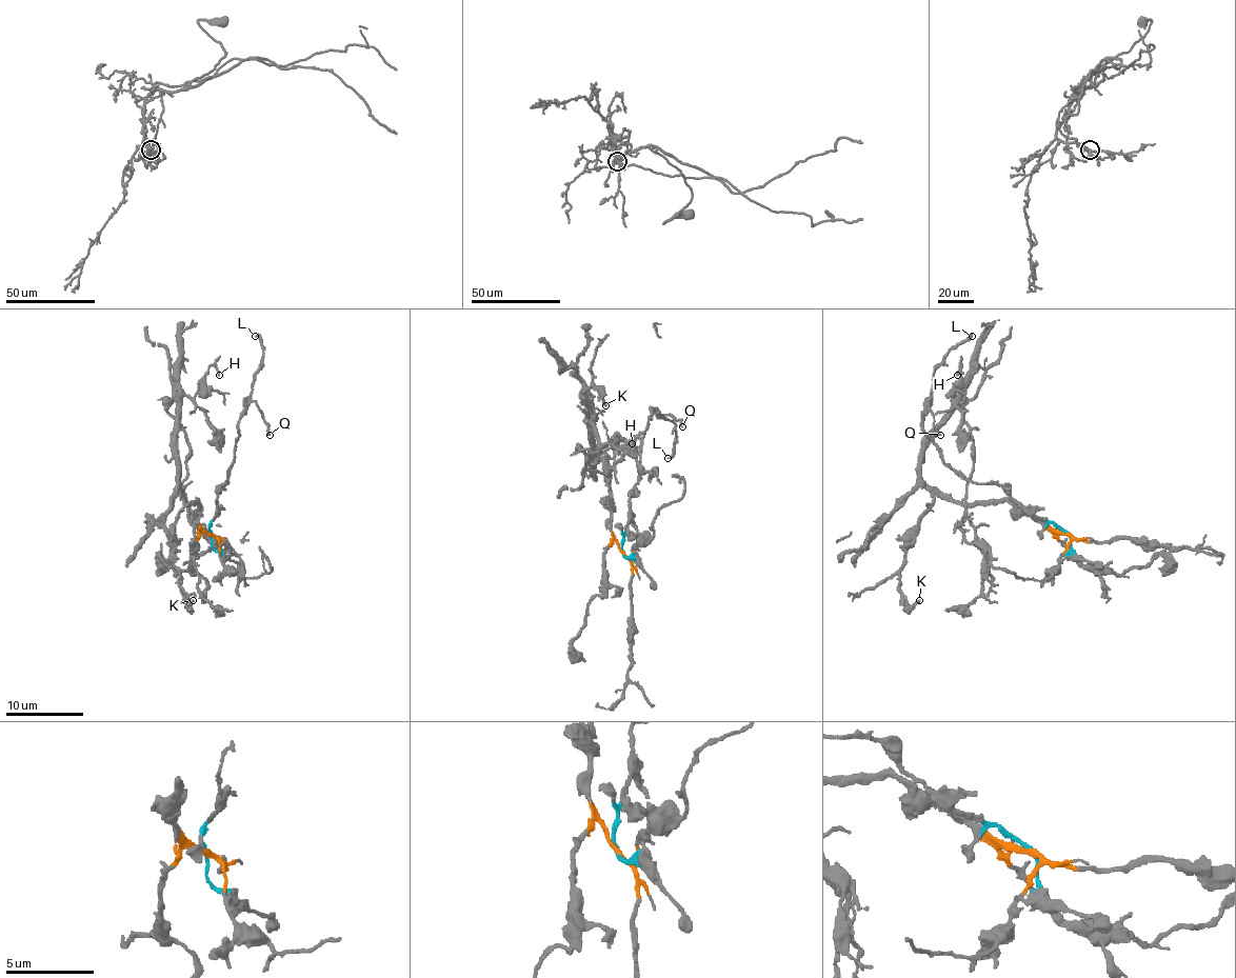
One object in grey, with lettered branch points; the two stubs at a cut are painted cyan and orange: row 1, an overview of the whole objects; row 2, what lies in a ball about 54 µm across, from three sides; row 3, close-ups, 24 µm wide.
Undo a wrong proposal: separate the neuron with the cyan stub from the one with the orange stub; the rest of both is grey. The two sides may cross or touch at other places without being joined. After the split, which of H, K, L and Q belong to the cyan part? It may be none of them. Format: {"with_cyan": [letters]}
{"with_cyan": ["L", "Q"]}

